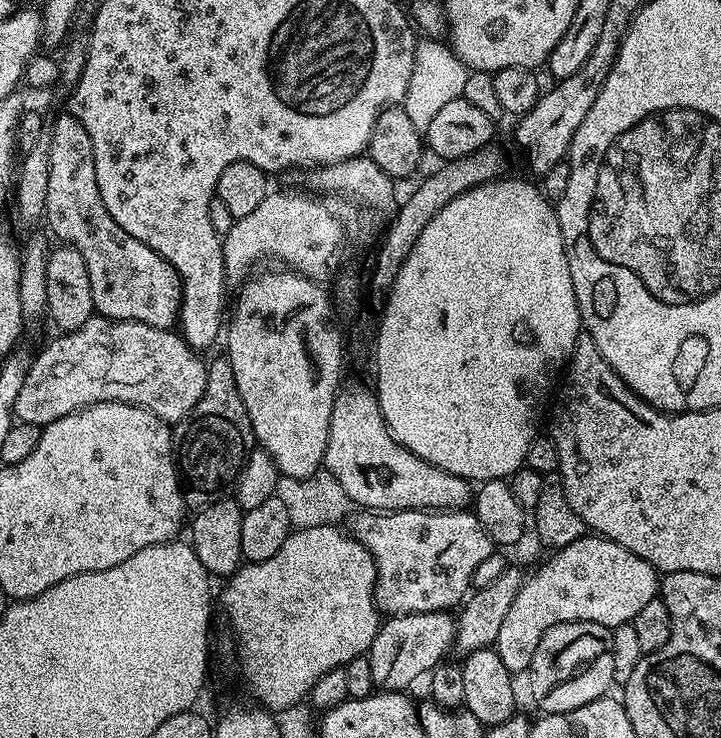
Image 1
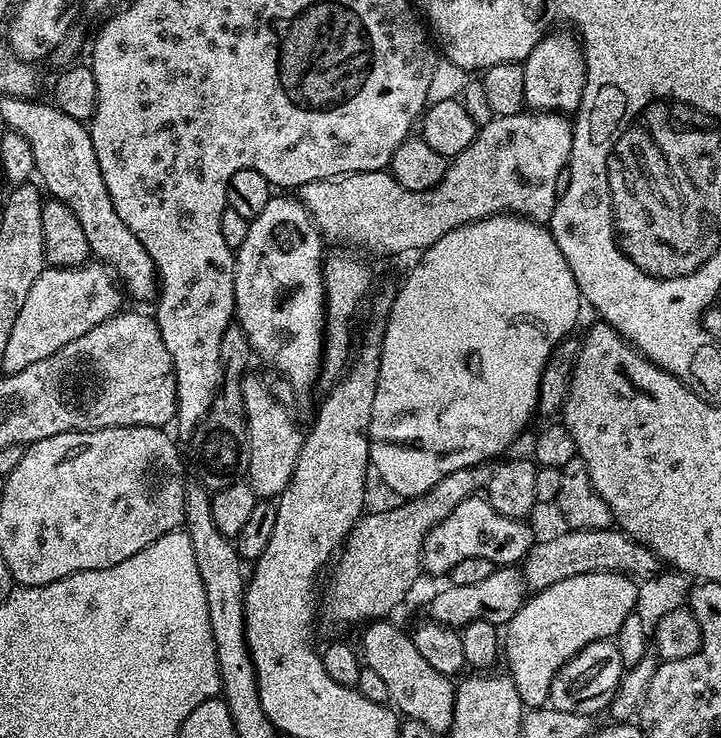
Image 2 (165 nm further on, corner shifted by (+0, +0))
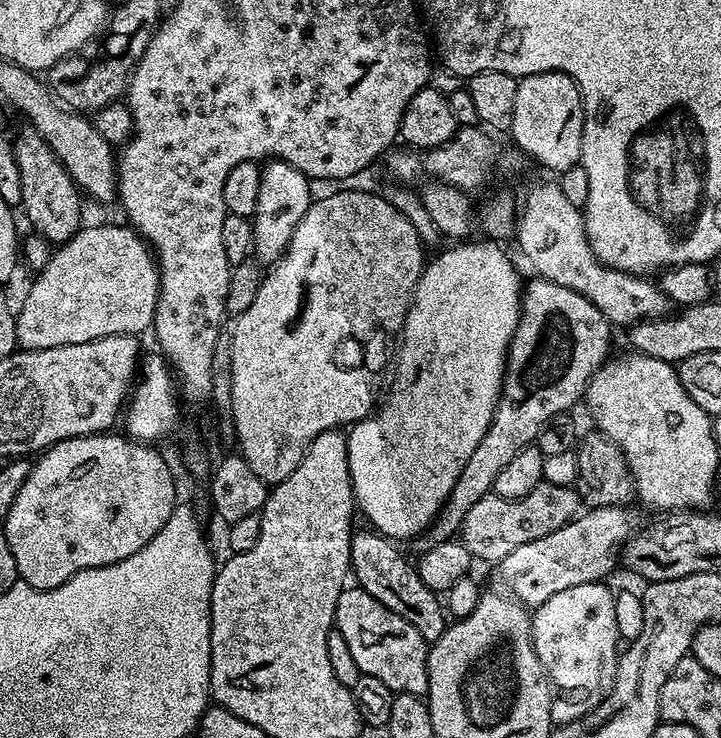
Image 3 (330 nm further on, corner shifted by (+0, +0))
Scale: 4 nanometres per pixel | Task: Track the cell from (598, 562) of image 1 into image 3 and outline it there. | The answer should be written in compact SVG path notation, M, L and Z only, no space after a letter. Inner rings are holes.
M586 582L584 585L571 586L546 602L538 605L531 613L532 645L542 662L553 689L569 692L572 697L555 705L554 712L561 721L579 720L588 712L593 712L602 701L607 700L609 685L606 681L615 673L618 659L618 647L621 643L618 634L618 622L614 622L614 602L616 597L607 583Z

